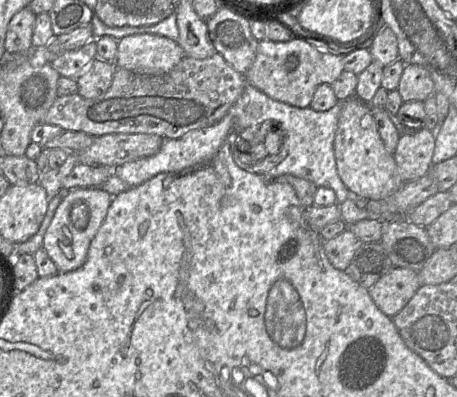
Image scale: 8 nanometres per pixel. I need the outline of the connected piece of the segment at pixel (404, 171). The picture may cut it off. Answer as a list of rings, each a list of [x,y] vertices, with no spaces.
[[[420,129],[401,134],[393,153],[403,182],[410,182],[427,174],[431,168],[436,131]]]

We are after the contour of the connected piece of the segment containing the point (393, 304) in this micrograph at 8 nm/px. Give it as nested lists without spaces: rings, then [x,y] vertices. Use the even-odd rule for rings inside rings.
[[[394,267],[368,289],[368,292],[376,306],[392,318],[410,301],[420,286],[418,272]]]

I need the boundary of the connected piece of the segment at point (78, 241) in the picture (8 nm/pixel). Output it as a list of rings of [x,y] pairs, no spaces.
[[[101,187],[76,188],[65,193],[43,239],[43,248],[58,271],[74,271],[85,263],[90,243],[107,215],[112,198]]]

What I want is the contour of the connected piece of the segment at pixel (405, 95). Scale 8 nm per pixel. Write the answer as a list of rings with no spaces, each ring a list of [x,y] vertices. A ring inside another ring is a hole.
[[[406,64],[397,88],[403,102],[422,101],[435,93],[430,73],[417,64]]]

